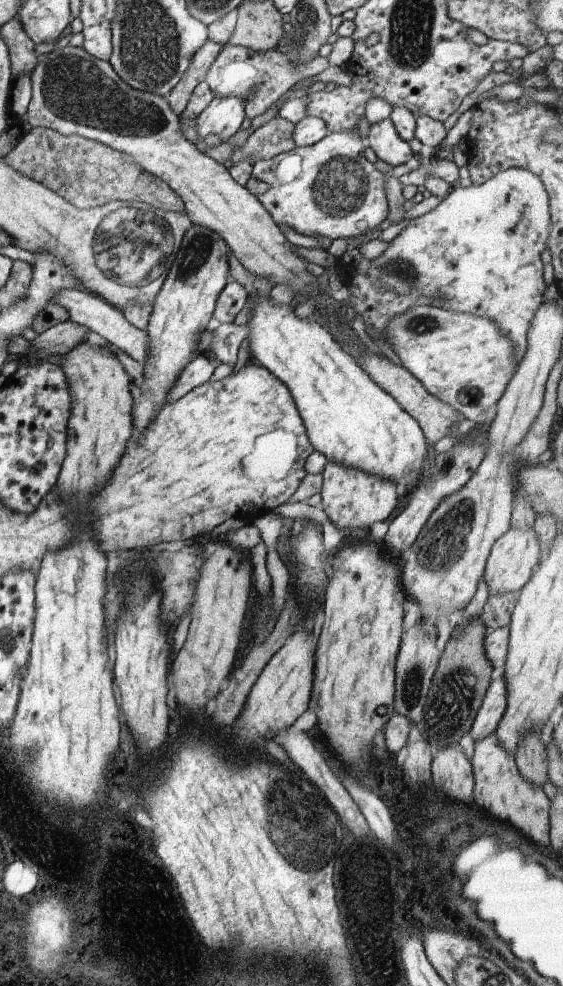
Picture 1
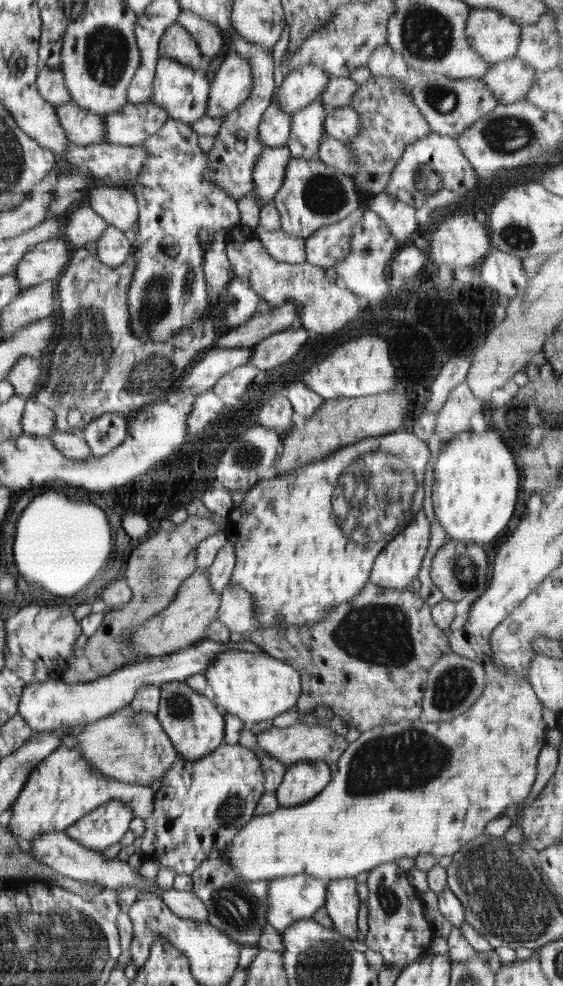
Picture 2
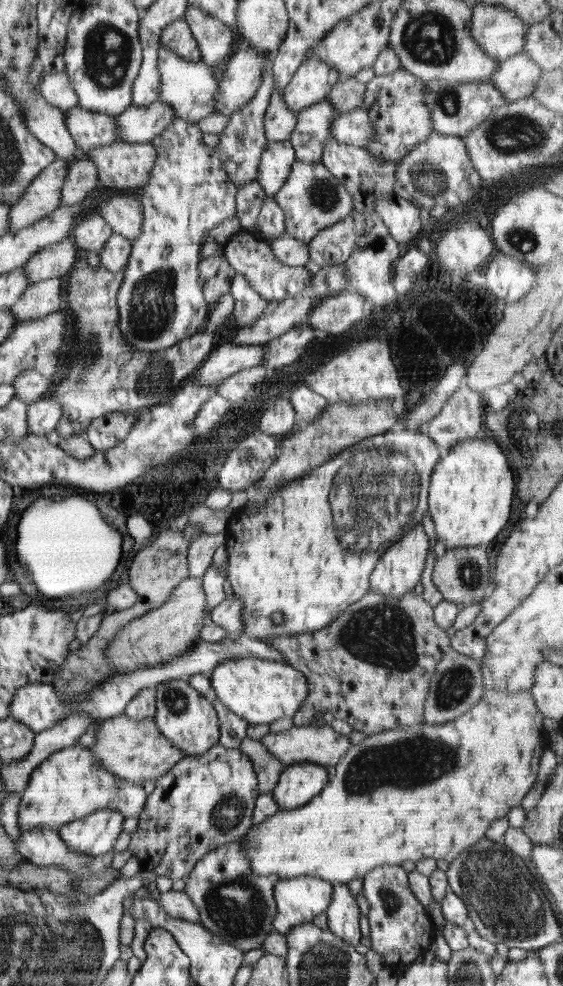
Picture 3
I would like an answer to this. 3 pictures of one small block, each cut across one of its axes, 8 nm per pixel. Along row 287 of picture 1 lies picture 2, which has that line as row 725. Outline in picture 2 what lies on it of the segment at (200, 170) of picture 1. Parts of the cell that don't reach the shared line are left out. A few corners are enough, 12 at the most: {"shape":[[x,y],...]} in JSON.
{"shape":[[330,727],[264,730],[258,746],[285,768],[338,761],[348,746]]}

